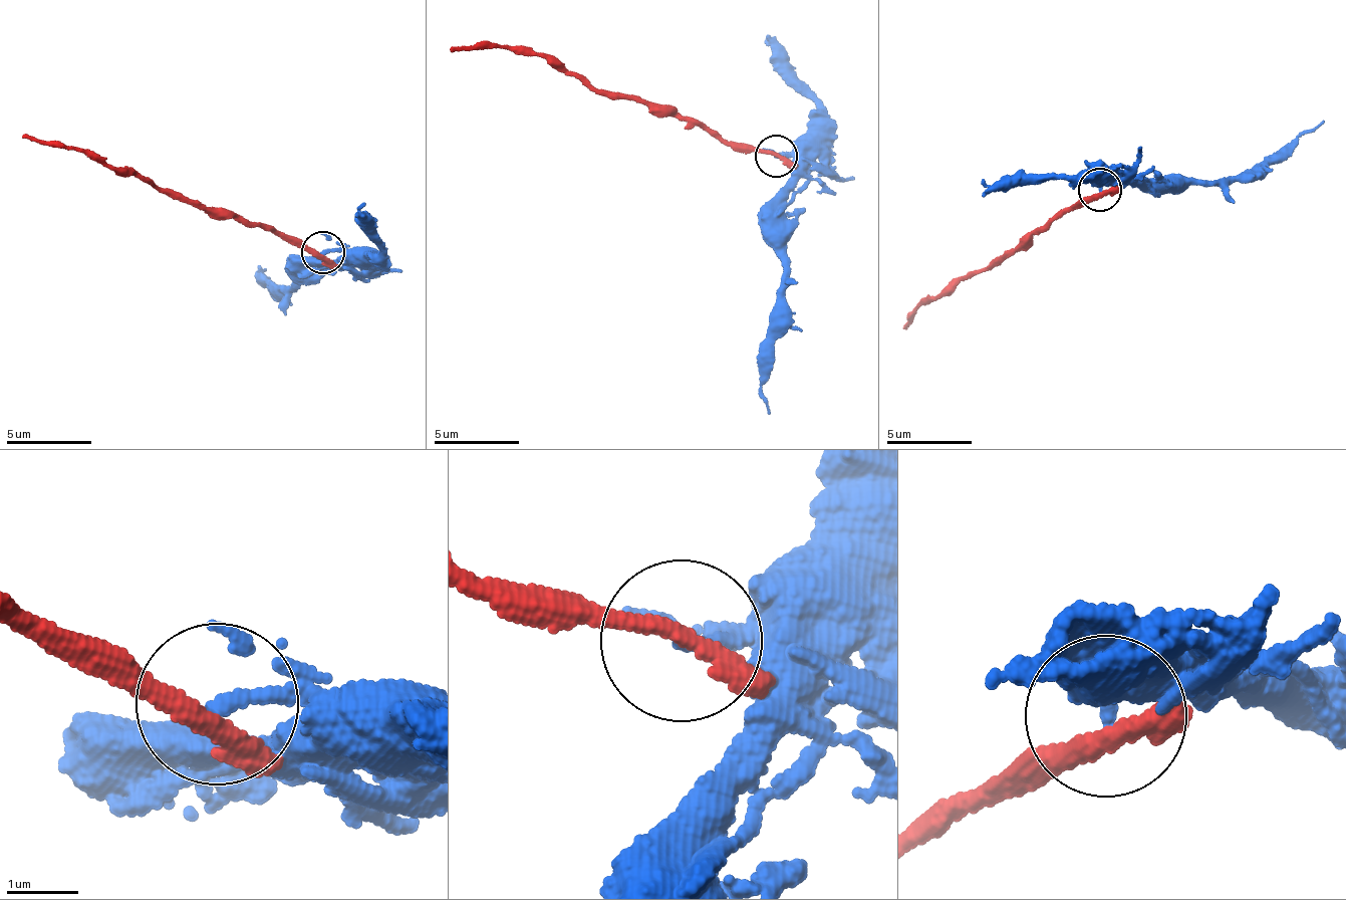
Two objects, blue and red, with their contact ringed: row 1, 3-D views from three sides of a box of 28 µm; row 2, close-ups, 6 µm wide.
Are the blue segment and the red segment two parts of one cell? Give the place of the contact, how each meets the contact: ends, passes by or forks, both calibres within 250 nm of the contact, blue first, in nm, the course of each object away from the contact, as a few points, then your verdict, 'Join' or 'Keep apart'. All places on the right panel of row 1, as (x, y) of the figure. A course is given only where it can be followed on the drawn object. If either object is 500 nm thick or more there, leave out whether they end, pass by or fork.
Place: (1099, 189). At the ring blue ends. At the ring red ends. Thickness 200 nm (blue) against 360 nm. Course of blue: (1098, 191), (1115, 179), (1181, 192), (1191, 184), (1222, 189), (1322, 121). Course of red: (1104, 190), (1052, 219), (991, 271), (923, 302), (906, 319), (908, 326). Keep apart

